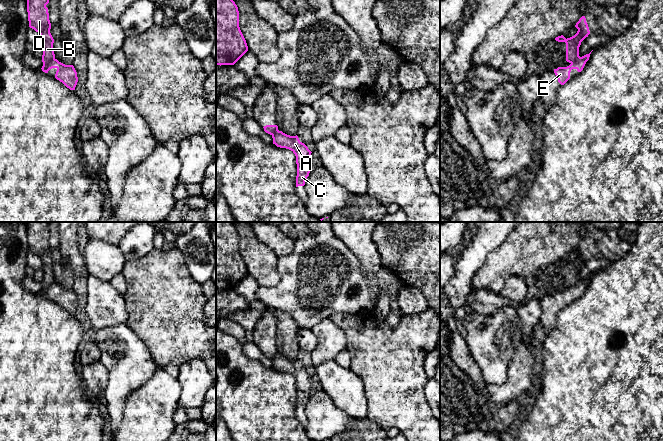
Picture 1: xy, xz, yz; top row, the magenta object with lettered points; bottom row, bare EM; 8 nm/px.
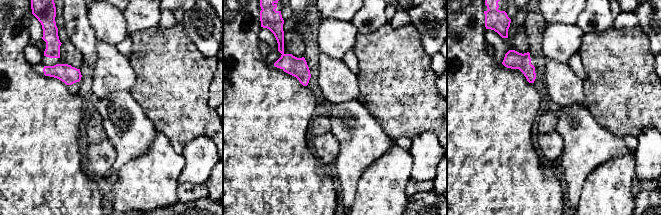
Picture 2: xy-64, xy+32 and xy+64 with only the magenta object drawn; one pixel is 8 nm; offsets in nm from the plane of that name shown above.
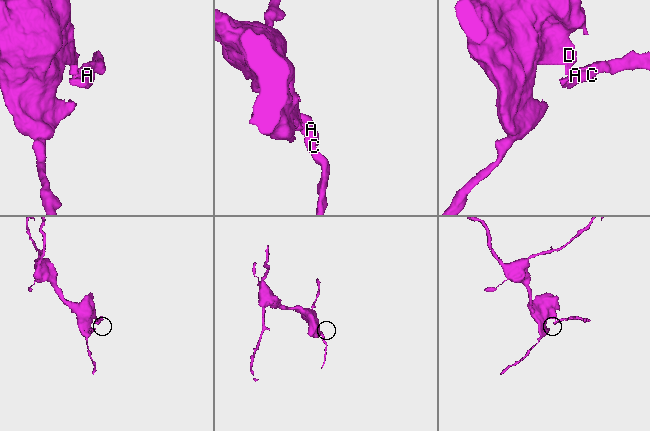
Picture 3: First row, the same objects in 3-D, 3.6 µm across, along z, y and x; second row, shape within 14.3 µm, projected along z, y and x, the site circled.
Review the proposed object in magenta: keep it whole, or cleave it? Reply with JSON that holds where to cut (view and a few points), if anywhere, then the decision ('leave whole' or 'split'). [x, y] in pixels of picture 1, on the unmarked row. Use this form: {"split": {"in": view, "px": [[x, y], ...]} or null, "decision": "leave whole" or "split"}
{"split": {"in": "xy", "px": [[54, 282], [43, 290]]}, "decision": "split"}

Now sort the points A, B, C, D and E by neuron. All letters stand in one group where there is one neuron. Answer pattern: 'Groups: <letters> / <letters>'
Groups: A C E / B D

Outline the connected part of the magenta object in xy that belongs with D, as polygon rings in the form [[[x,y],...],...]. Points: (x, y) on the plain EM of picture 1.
[[[27,222],[29,251],[38,256],[42,262],[43,290],[55,283],[54,263],[50,257],[51,247],[48,232],[49,222]]]

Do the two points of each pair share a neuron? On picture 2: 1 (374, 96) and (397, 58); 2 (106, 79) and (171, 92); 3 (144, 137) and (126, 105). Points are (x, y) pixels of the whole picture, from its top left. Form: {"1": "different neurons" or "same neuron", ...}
{"1": "same neuron", "2": "different neurons", "3": "same neuron"}

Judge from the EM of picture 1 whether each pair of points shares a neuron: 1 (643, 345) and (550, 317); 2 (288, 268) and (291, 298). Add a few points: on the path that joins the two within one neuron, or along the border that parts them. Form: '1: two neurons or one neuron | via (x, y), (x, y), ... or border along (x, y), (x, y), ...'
1: two neurons | border along (561, 309), (557, 313), (555, 325), (550, 329)
2: one neuron | via (291, 275), (291, 291)

